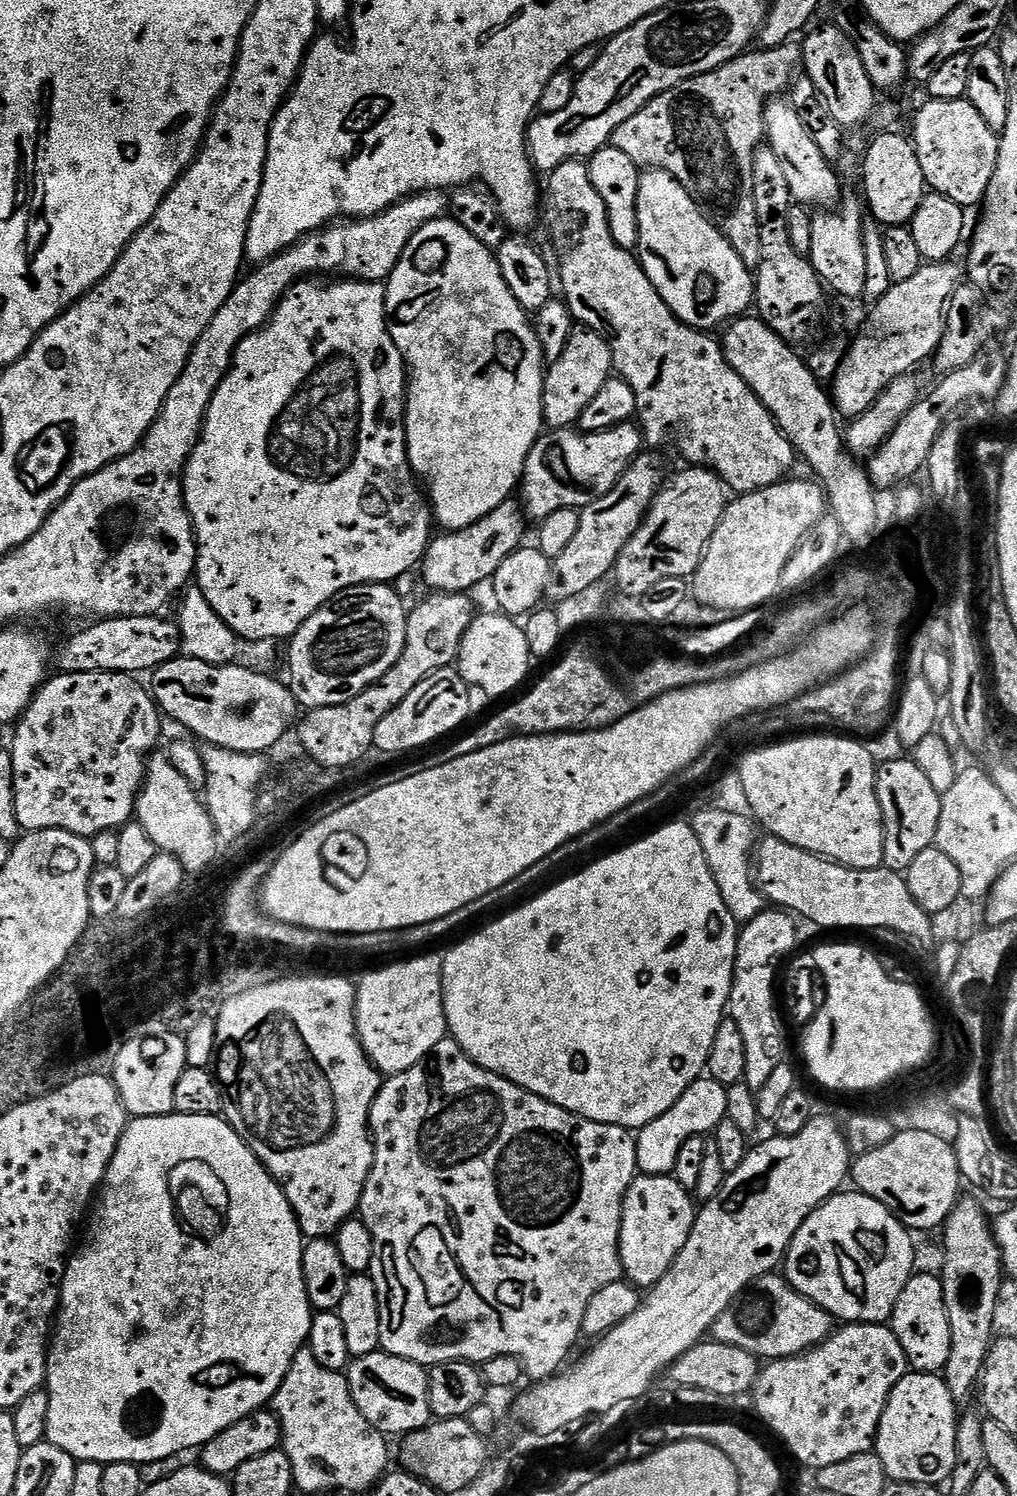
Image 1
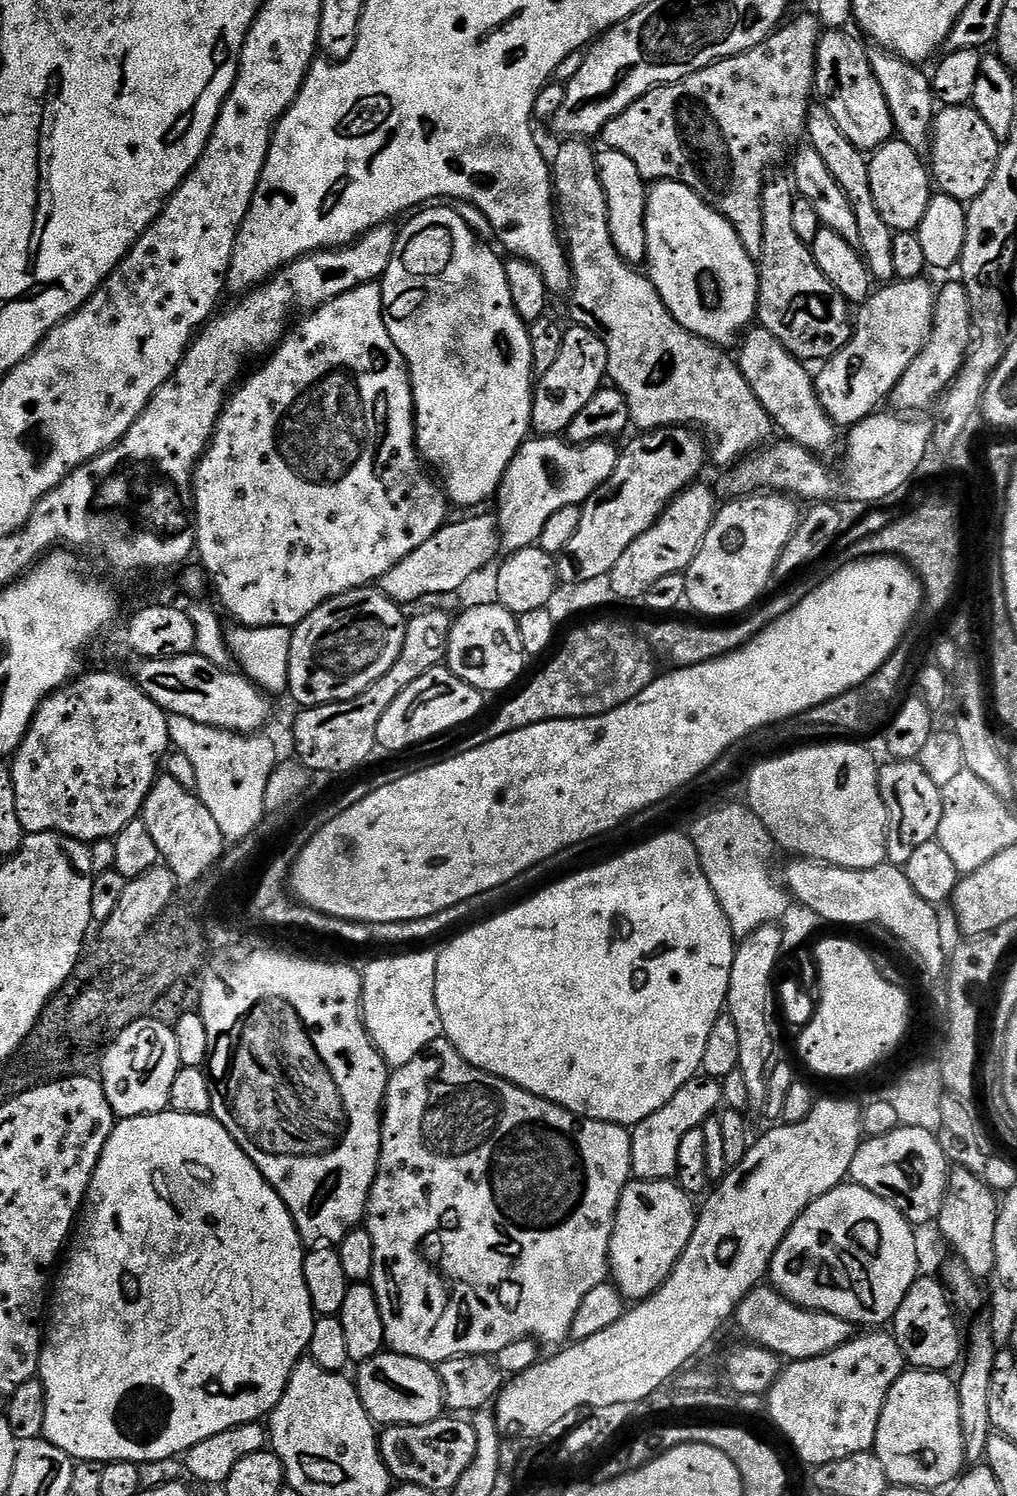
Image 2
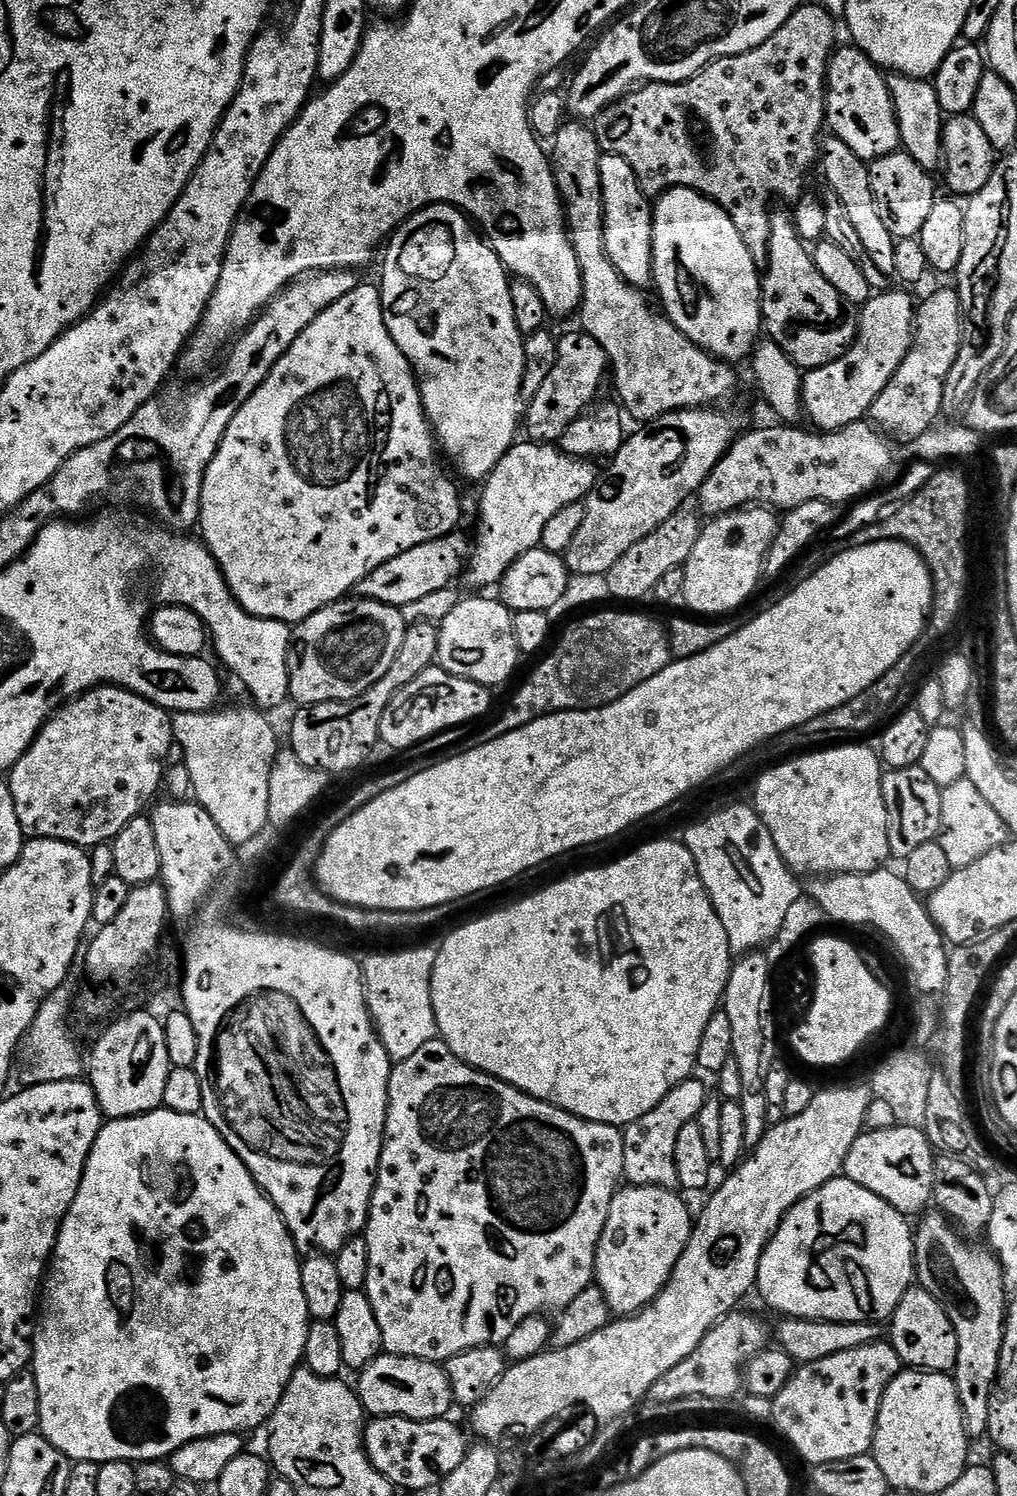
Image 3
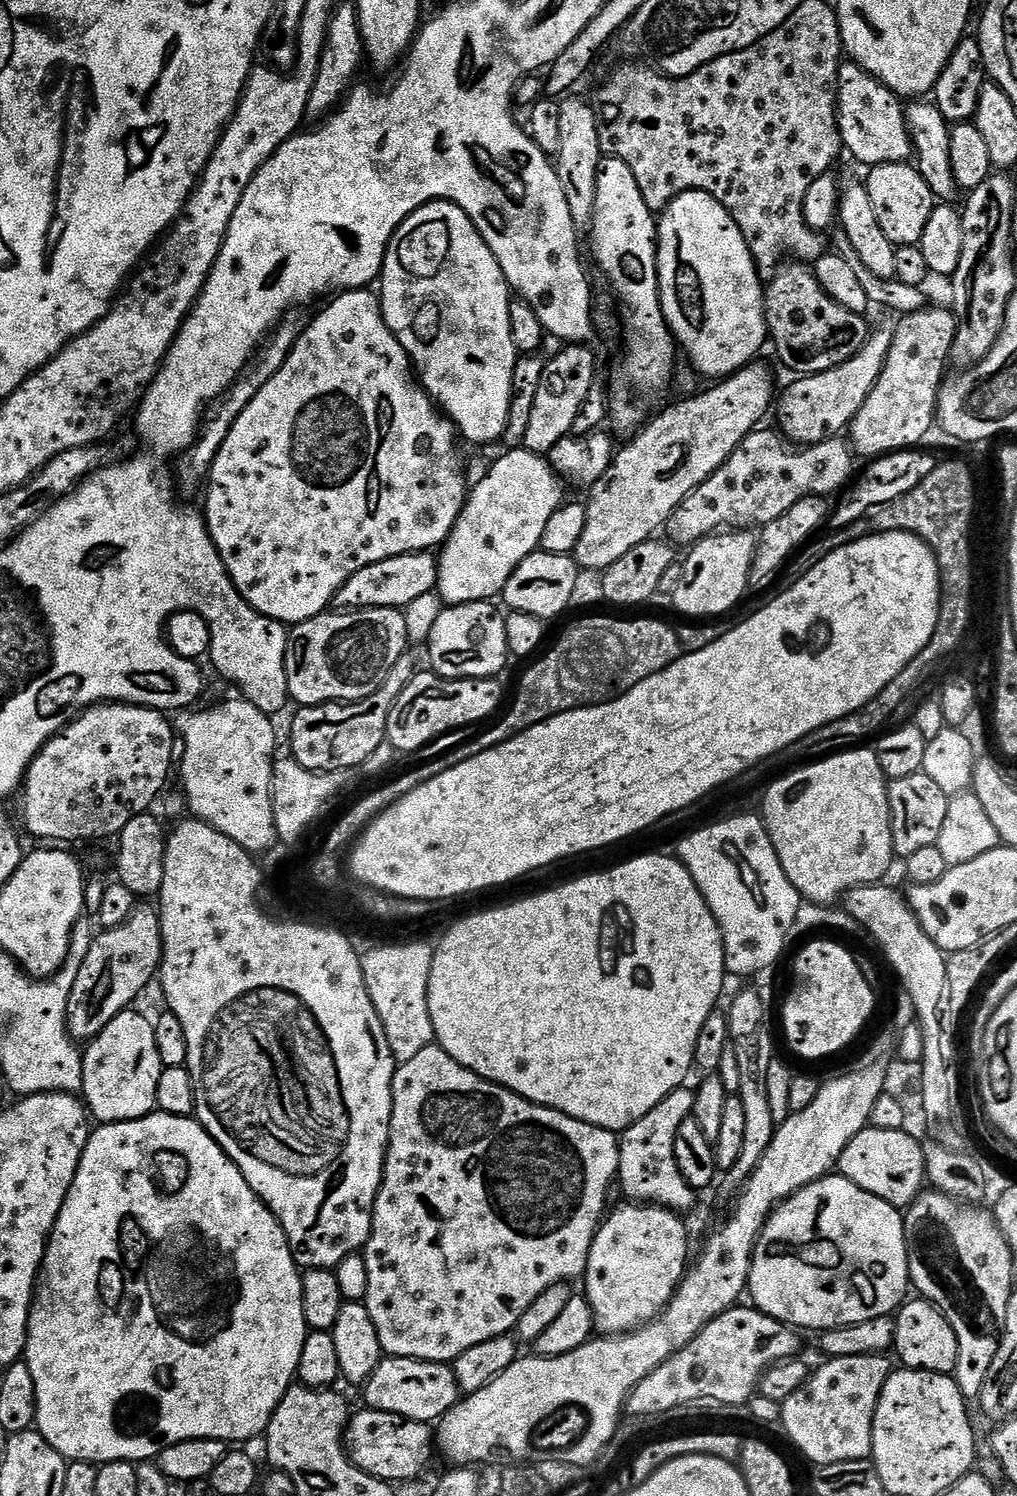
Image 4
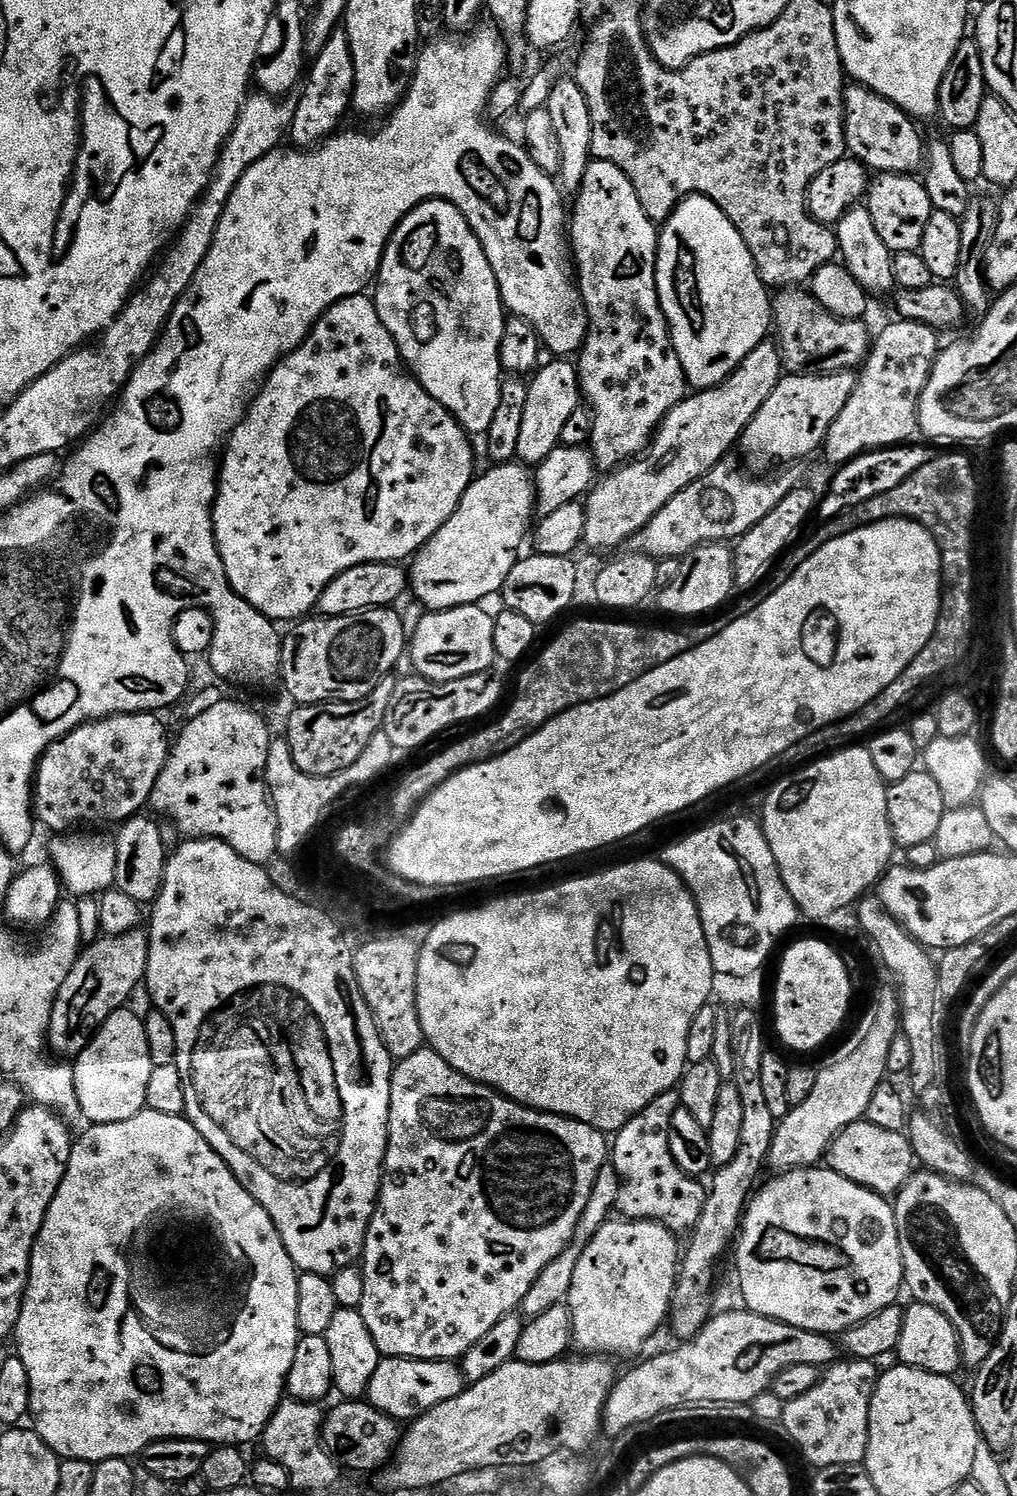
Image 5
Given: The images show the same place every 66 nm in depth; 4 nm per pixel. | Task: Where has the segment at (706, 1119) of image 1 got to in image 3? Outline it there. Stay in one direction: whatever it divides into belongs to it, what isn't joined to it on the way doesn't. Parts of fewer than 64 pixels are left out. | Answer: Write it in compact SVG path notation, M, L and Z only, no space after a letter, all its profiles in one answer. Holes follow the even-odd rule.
M697 1078L684 1080L674 1090L650 1110L650 1114L642 1114L633 1124L623 1129L624 1145L622 1146L622 1162L624 1163L624 1180L637 1188L669 1188L678 1185L678 1170L674 1162L674 1146L678 1142L678 1130L682 1126L693 1123L696 1115L702 1110L710 1092Z

